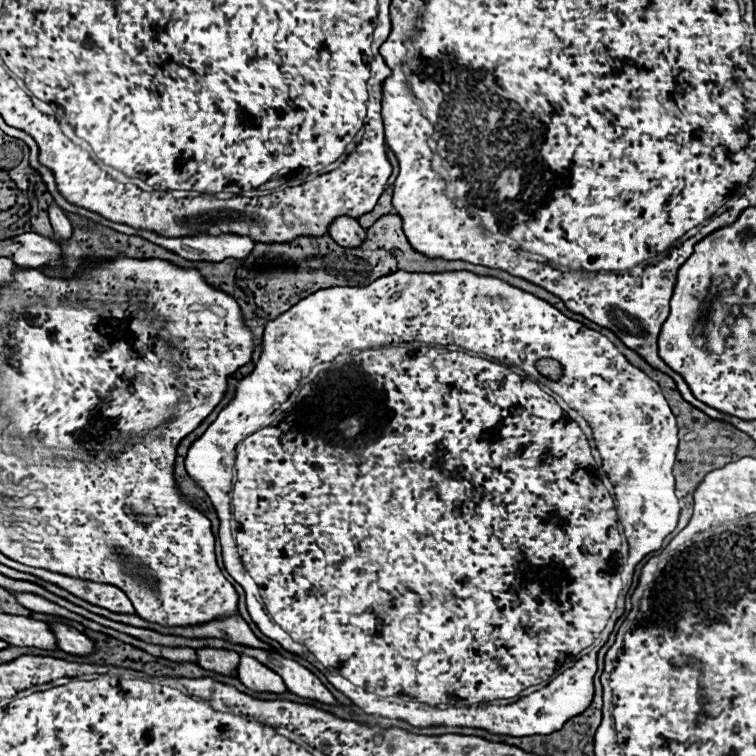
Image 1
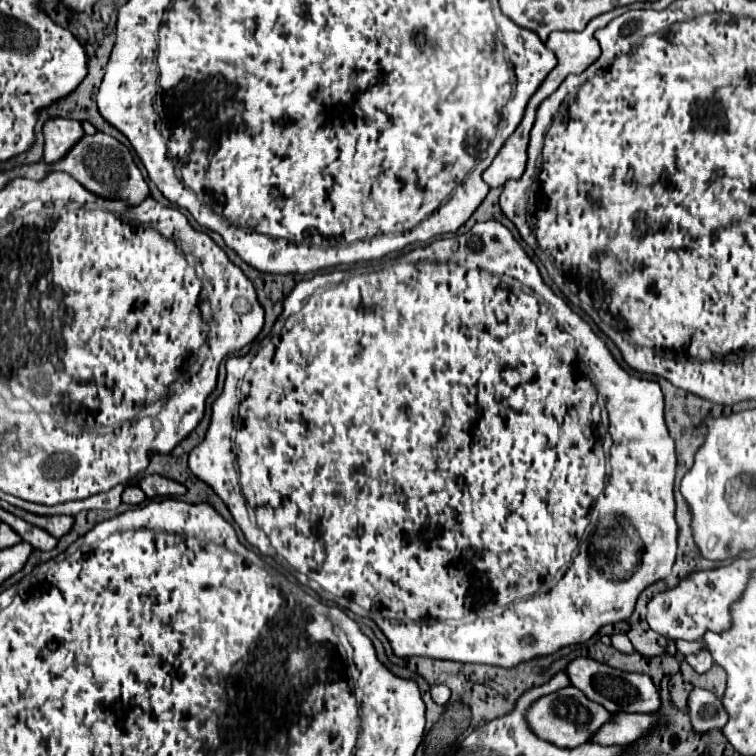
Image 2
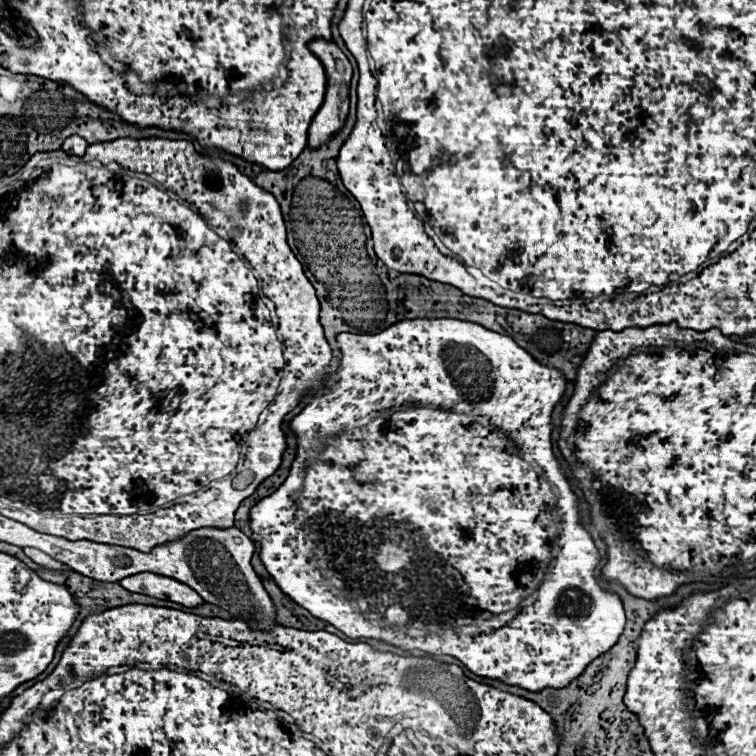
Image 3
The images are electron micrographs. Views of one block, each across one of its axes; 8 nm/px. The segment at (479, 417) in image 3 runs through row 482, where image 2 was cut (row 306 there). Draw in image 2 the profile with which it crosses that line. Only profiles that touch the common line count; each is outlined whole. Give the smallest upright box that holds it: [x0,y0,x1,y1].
[188,220,678,668]

